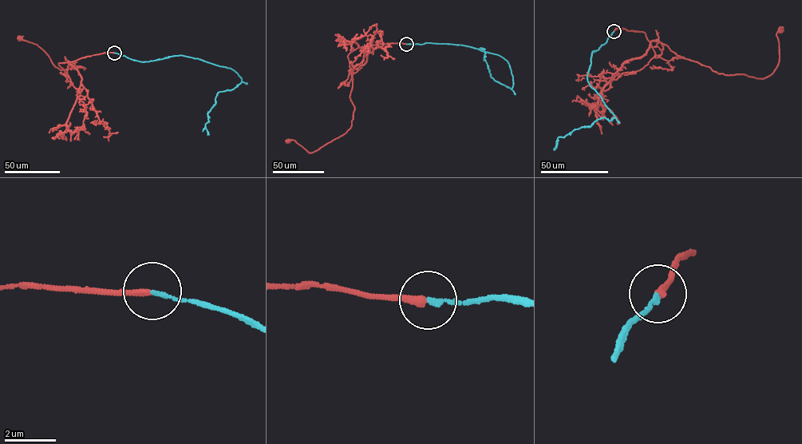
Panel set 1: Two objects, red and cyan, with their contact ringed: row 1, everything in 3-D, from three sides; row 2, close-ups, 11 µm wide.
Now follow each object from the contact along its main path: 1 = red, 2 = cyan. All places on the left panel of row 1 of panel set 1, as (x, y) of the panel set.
1: (114, 53), (59, 62), (67, 76), (69, 64), (74, 69), (85, 68), (60, 69), (37, 45), (19, 38)
2: (114, 53), (144, 61), (181, 55), (236, 72), (241, 82), (219, 92), (208, 112), (205, 128), (209, 134)

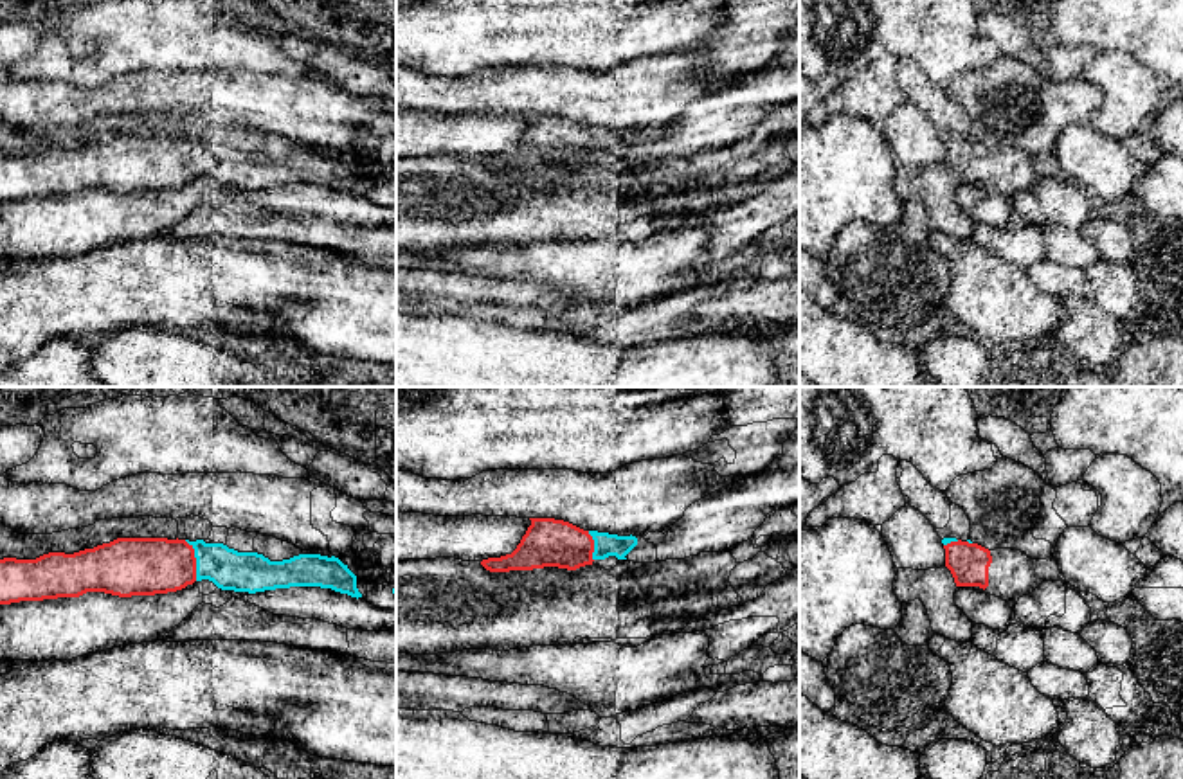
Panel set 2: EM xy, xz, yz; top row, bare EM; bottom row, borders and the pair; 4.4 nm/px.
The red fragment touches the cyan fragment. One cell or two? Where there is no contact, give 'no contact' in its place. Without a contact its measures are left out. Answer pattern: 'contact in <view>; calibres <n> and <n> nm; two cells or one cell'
contact in xy; calibres 260 and 180 nm; one cell

